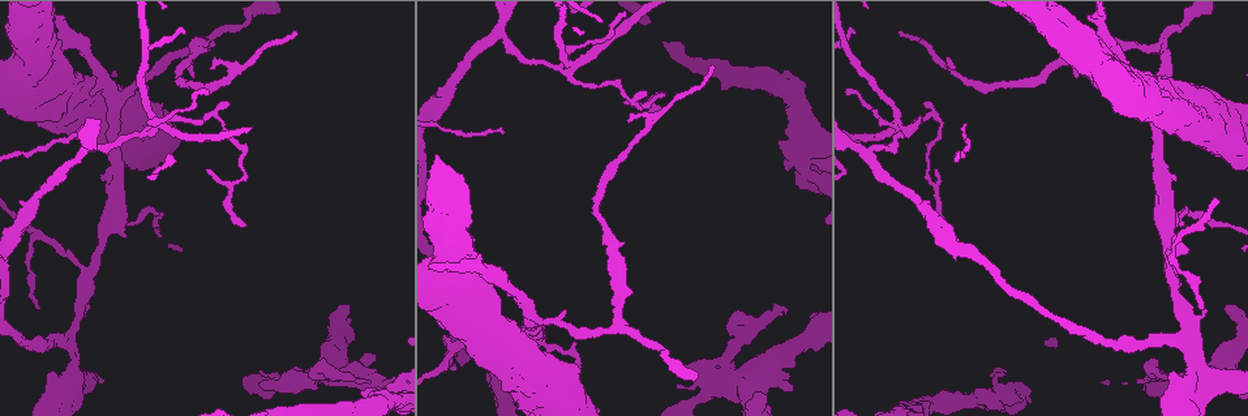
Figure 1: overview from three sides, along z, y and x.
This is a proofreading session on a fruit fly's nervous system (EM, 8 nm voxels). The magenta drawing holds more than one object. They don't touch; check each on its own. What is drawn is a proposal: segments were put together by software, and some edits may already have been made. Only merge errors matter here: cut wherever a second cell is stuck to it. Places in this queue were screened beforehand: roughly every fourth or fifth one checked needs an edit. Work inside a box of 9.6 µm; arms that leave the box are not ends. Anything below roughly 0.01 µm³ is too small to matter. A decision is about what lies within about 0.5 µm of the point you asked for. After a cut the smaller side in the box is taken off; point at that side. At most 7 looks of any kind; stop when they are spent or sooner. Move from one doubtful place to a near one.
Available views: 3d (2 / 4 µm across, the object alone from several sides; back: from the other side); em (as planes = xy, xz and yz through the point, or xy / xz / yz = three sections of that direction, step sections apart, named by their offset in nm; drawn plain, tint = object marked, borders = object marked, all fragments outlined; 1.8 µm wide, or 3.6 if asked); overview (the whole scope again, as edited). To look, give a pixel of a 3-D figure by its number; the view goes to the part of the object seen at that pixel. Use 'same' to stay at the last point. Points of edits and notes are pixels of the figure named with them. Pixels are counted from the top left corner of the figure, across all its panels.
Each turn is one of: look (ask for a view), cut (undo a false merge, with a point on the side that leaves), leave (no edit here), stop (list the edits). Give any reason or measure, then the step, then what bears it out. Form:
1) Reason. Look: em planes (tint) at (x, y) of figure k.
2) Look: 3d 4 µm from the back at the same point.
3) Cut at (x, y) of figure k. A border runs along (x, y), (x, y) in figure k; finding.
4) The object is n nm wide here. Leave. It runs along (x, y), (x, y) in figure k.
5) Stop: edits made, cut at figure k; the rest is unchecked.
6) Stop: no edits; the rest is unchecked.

Sudden change in width. Look: em xz step 4 (tint) at (1185, 335) of figure 1.

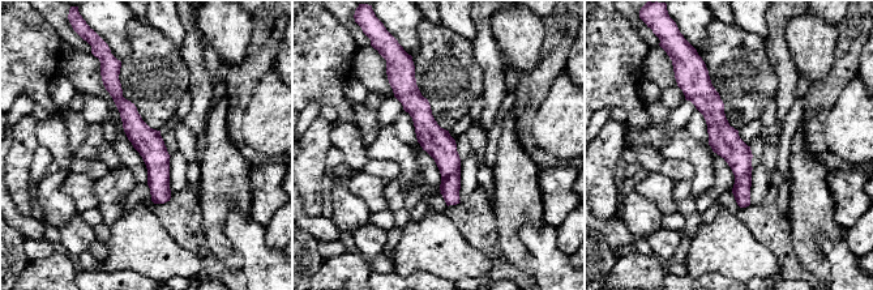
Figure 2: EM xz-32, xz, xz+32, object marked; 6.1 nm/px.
Cut it another way. Look: em planes (borders) at the same point.

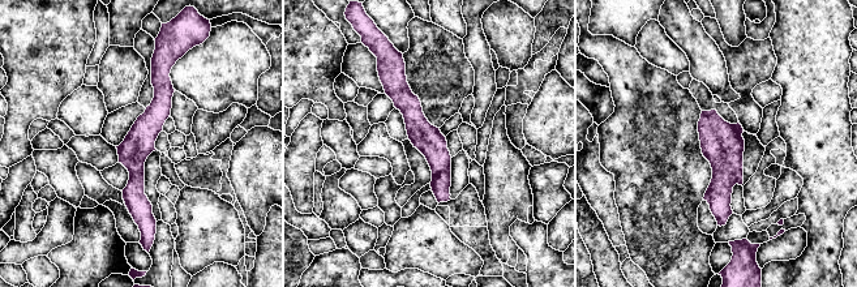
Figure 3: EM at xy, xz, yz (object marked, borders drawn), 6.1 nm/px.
Leave. It runs along (157, 68), (161, 107), (136, 148), (144, 222) in figure 3; all the same cell.

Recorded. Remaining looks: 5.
Sharp bend. Look: 3d 4 µm at (736, 376) of figure 1.

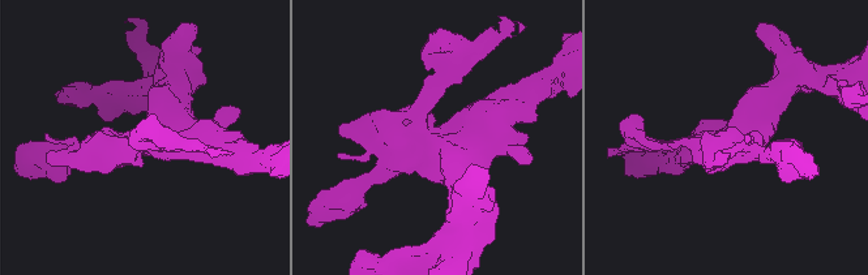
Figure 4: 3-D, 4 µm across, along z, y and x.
Now the EM. Look: em planes (tint) at (435, 145) of figure 4.

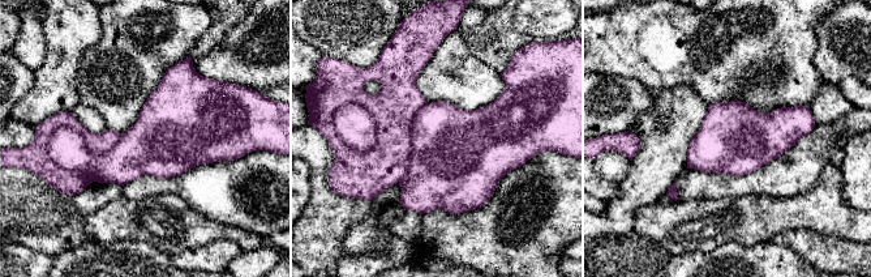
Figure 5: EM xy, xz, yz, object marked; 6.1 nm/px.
Cut at (393, 110) of figure 5. A border runs along (427, 102), (411, 123), (398, 182) in figure 5; a second cell is stuck on.

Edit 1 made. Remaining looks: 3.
Stop: edits made, cut at figure 5; the rest is unchecked.

